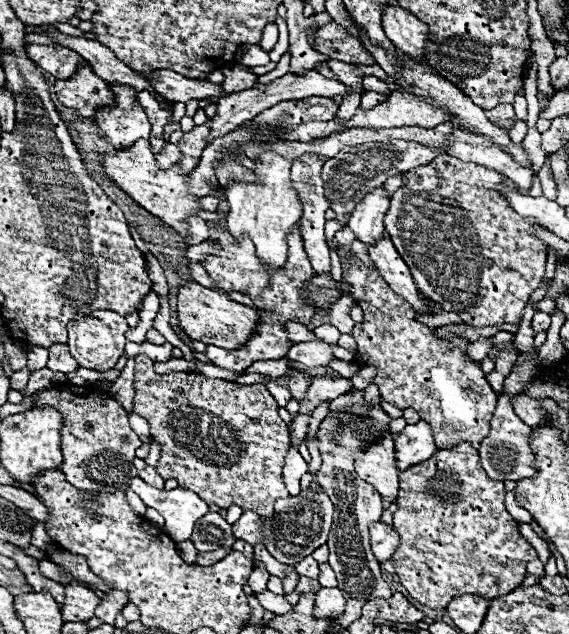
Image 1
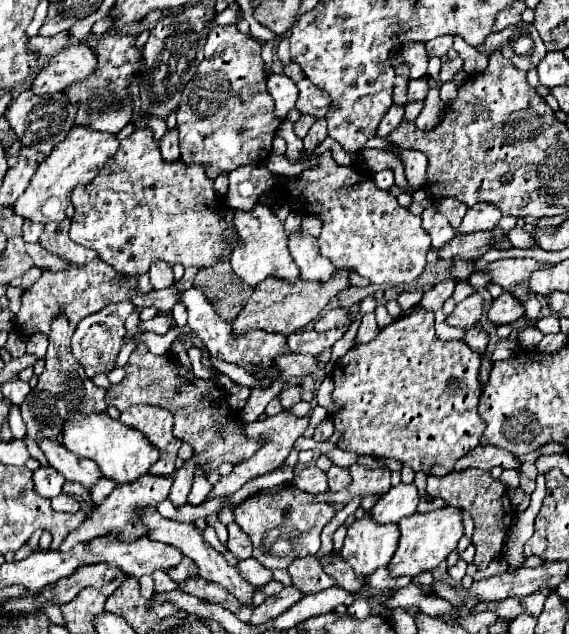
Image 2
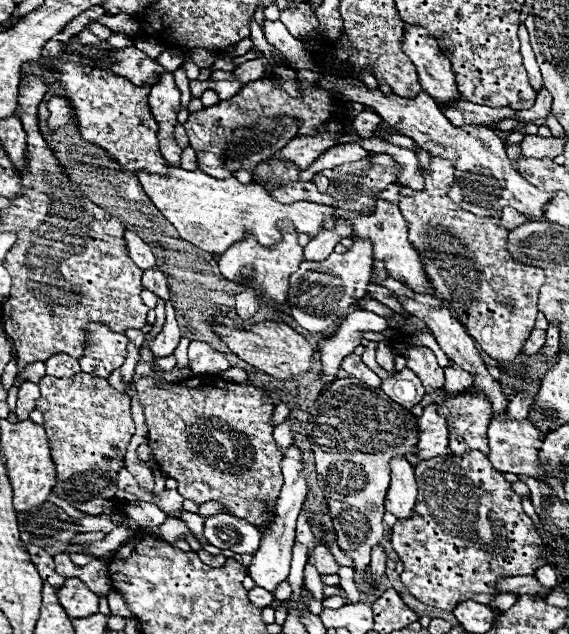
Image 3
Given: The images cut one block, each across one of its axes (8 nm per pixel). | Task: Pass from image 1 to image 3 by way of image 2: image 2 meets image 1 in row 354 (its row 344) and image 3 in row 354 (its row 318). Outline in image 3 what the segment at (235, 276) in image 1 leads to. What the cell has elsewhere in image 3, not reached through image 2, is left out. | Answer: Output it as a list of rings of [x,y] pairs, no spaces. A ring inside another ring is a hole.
[[[190,342],[188,358],[190,358],[190,366],[194,374],[216,374],[216,372],[232,368],[228,358],[216,352],[206,342]]]

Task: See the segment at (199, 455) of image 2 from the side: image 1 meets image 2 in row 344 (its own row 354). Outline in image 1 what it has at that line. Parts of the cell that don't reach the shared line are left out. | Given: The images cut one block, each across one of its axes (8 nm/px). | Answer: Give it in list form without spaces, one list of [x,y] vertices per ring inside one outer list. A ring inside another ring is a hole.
[[[146,354],[134,360],[134,412],[148,420],[152,440],[162,444],[158,474],[164,480],[178,480],[180,488],[196,492],[206,504],[220,508],[236,504],[242,510],[272,516],[274,502],[290,496],[282,480],[290,436],[266,386],[208,378],[200,372],[156,374]]]

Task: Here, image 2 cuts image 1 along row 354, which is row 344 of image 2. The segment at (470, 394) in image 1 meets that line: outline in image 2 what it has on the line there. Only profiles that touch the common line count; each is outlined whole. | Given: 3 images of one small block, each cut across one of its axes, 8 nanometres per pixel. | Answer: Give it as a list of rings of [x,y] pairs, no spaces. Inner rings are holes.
[[[414,308],[410,316],[404,316],[396,322],[392,322],[388,328],[384,328],[372,342],[368,344],[358,344],[354,348],[350,348],[346,352],[344,358],[340,358],[334,366],[334,374],[332,380],[336,384],[336,390],[332,394],[334,402],[342,406],[340,412],[332,414],[334,420],[334,428],[342,432],[340,440],[338,440],[338,448],[342,450],[350,450],[350,452],[360,452],[360,454],[374,454],[374,456],[384,456],[384,458],[396,458],[402,460],[406,466],[414,468],[416,472],[428,472],[430,466],[444,466],[446,470],[452,470],[456,460],[460,460],[466,452],[470,452],[472,448],[476,448],[480,444],[480,436],[484,432],[484,420],[478,416],[478,402],[480,402],[480,382],[478,382],[478,368],[480,368],[482,356],[478,352],[474,352],[468,344],[464,344],[462,340],[440,340],[434,332],[434,312],[430,310],[422,310],[422,308]]]

